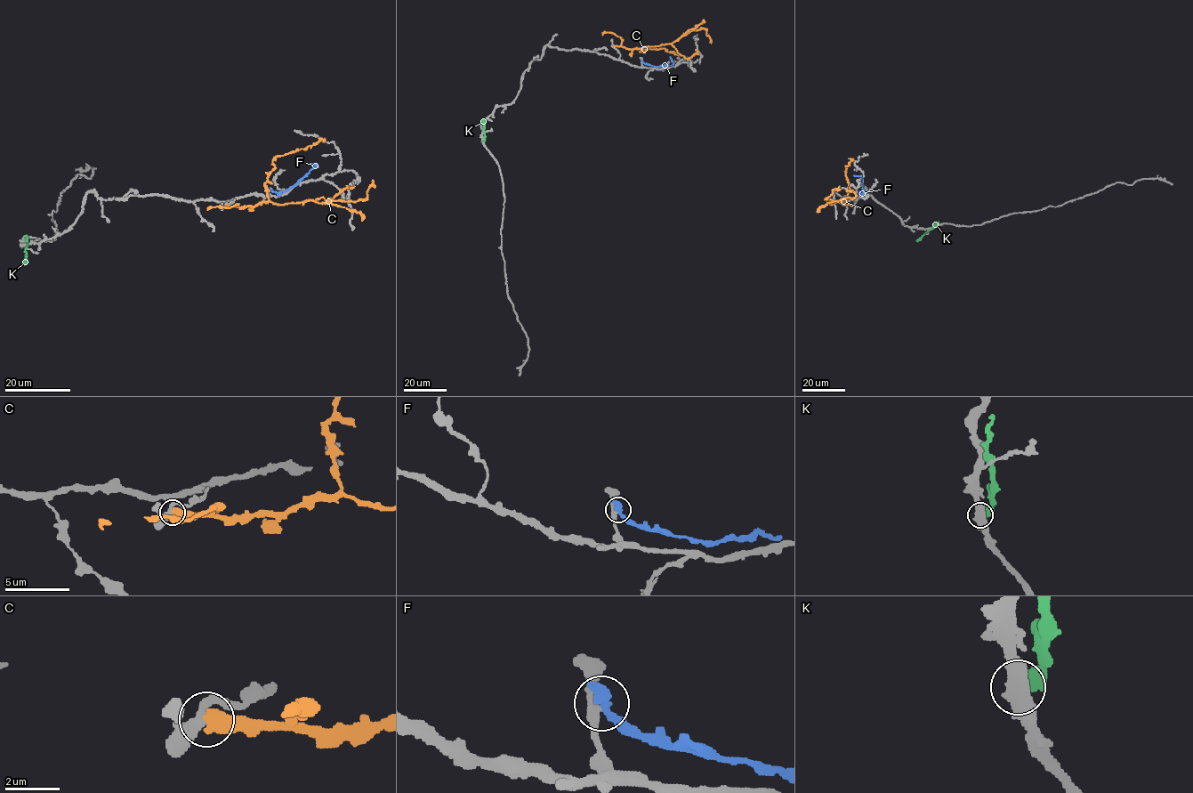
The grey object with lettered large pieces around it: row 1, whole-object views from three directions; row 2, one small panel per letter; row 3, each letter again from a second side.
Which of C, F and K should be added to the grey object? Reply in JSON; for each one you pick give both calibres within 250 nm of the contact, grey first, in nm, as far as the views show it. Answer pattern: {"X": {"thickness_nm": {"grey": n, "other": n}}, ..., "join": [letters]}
{"join": []}

